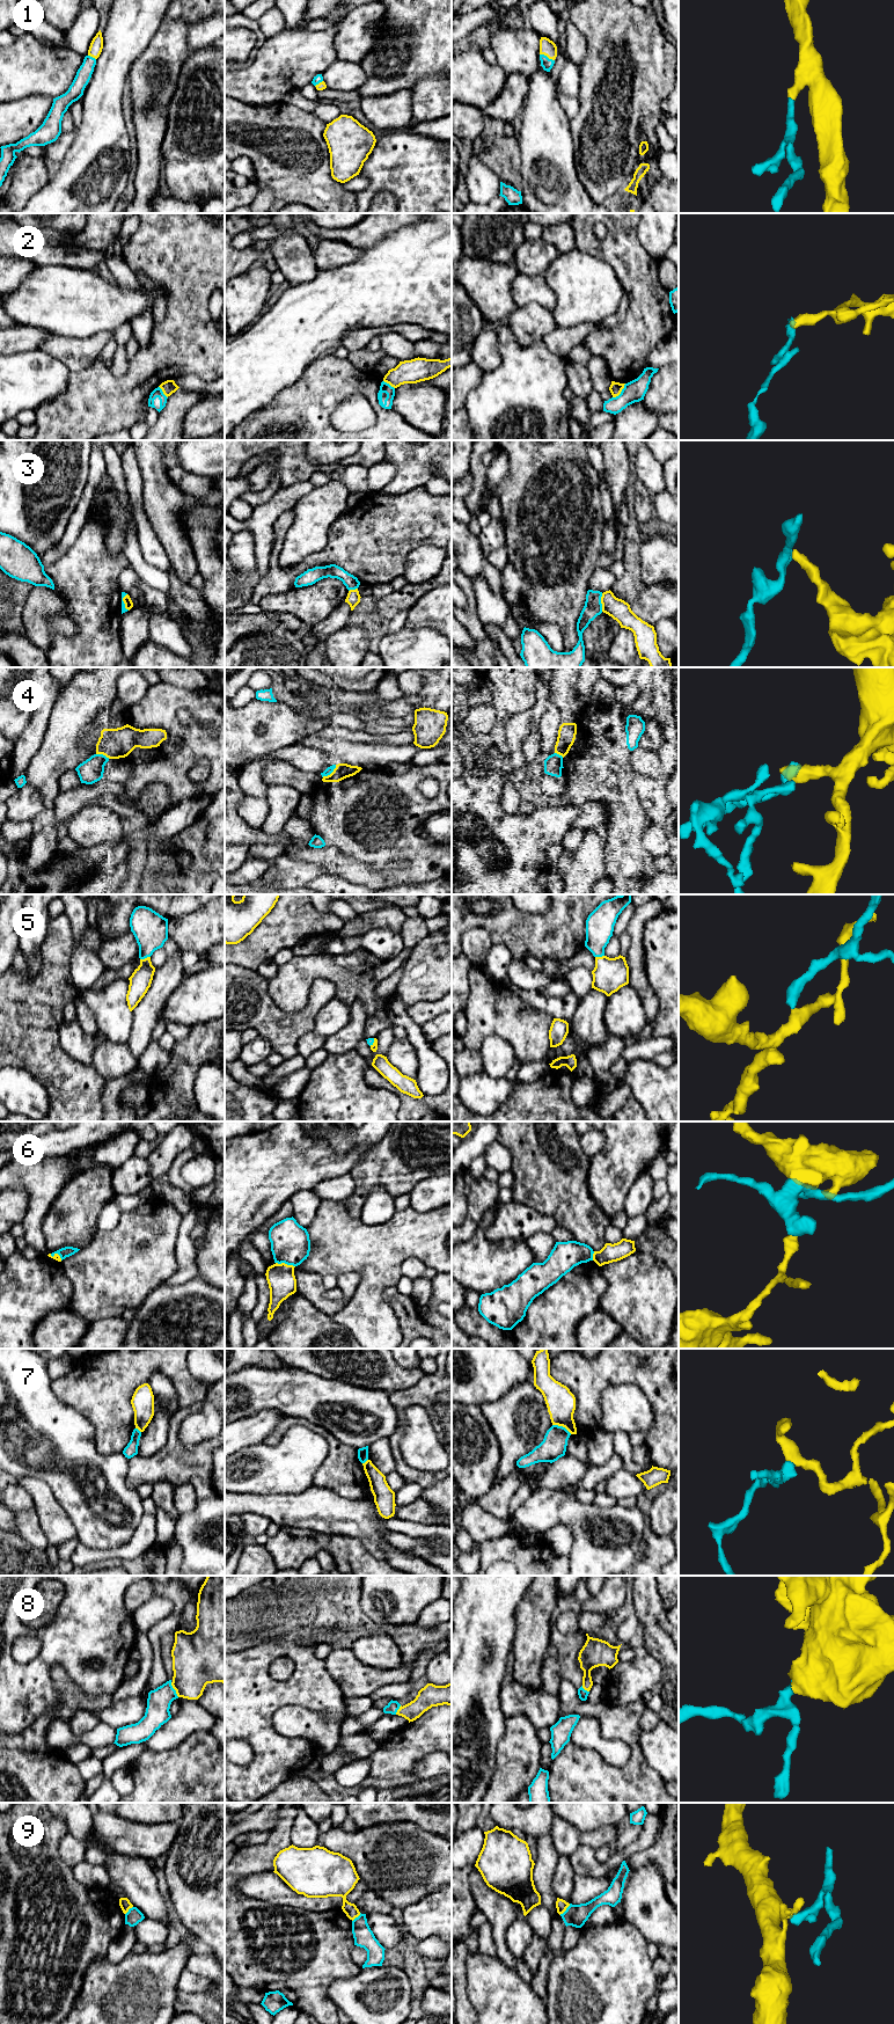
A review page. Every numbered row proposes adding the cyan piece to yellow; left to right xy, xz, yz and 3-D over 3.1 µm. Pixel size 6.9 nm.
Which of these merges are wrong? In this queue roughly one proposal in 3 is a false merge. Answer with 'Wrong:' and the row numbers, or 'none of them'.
Wrong: 2, 3, 4, 6, 7, 9

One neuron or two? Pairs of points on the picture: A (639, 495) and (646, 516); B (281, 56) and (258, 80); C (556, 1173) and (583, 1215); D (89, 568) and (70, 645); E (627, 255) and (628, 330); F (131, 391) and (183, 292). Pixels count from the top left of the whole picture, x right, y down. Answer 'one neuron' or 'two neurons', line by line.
A: one neuron
B: one neuron
C: one neuron
D: one neuron
E: one neuron
F: one neuron

